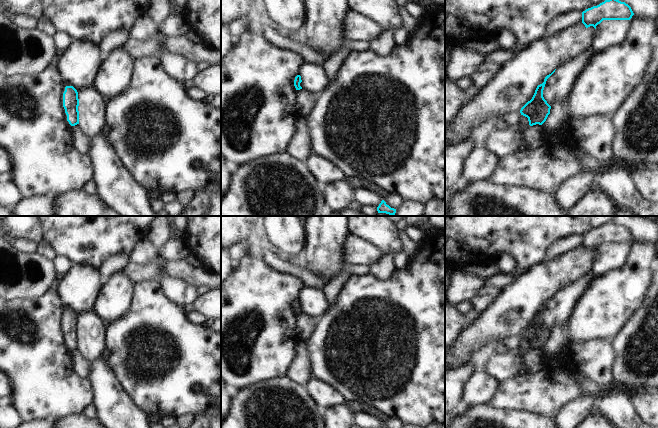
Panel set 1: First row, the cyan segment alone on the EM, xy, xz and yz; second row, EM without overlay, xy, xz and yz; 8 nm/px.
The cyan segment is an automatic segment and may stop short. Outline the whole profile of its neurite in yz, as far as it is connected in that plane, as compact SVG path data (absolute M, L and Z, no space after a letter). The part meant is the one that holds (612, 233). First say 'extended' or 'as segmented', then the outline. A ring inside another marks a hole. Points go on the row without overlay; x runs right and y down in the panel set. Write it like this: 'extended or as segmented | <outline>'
as segmented | M615 222L605 224L582 236L582 247L586 252L596 250L603 244L630 244L634 239L631 231Z

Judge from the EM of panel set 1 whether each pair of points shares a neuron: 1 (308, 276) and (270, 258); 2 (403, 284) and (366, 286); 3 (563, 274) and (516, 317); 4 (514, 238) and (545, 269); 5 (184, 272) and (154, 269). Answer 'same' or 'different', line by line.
1: same
2: same
3: same
4: different
5: same

